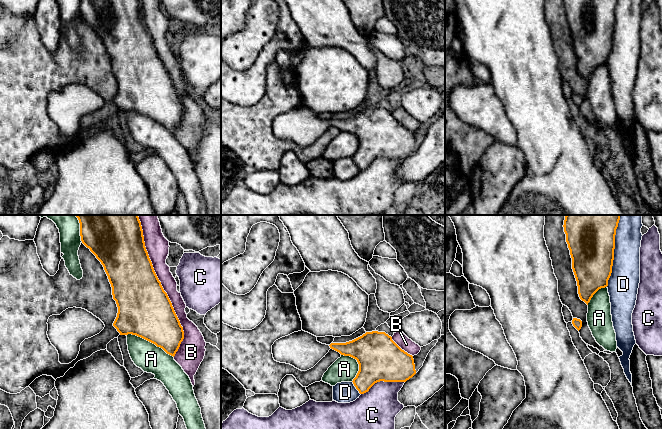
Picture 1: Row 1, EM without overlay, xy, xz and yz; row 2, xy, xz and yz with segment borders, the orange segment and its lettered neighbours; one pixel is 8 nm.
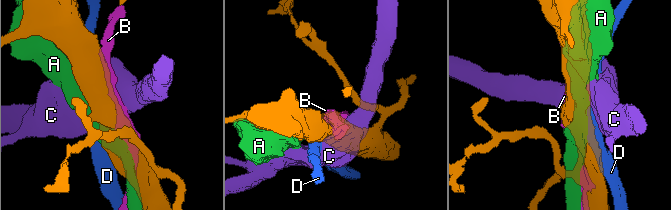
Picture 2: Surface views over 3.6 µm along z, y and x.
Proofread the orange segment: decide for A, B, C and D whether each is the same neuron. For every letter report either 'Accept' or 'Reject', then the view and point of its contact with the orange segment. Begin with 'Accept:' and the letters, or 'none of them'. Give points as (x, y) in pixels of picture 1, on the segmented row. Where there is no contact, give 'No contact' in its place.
Accept: none of them
A: Reject. Touches orange at xy (150, 341)
B: Reject. Touches orange at xy (161, 286)
C: Reject. Touches orange at xz (382, 380)
D: Reject. Touches orange at yz (613, 251)

